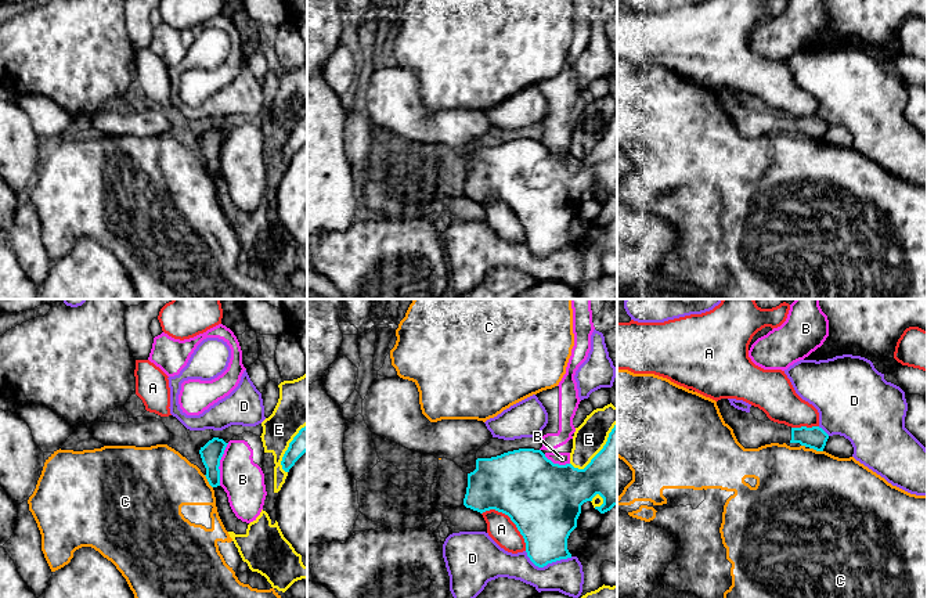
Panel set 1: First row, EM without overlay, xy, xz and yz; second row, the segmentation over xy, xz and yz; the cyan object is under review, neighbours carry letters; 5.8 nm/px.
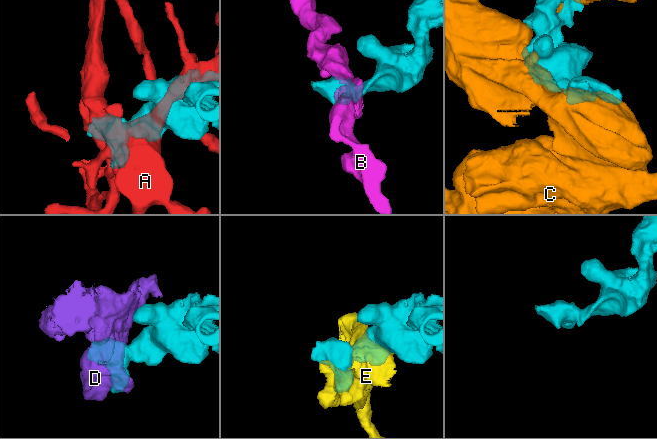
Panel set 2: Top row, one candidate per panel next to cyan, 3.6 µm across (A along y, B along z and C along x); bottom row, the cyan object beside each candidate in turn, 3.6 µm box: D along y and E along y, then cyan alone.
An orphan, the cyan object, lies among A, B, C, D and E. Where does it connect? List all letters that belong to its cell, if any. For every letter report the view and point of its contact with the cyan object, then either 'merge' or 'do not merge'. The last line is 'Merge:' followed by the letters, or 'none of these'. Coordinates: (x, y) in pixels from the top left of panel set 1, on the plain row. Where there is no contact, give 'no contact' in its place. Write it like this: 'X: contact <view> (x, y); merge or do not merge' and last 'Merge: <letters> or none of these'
A: contact xz (511, 209); do not merge
B: contact xy (219, 154); do not merge
C: contact yz (817, 140); do not merge
D: contact xz (547, 254); do not merge
E: contact xz (599, 141); do not merge
Merge: none of these

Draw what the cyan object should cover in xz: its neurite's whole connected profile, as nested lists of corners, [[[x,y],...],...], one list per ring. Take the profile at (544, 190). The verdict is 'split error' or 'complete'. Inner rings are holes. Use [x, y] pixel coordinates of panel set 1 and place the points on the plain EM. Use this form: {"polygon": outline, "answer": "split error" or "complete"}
{"polygon": [[[378,65],[375,72],[362,90],[362,107],[372,123],[380,126],[385,132],[392,130],[408,140],[421,144],[432,144],[436,148],[454,151],[468,165],[468,177],[464,195],[480,203],[495,199],[511,208],[524,228],[526,242],[530,251],[544,257],[548,253],[571,248],[567,239],[567,228],[577,217],[577,209],[581,203],[581,195],[599,184],[603,188],[600,197],[595,197],[600,203],[610,201],[617,195],[617,114],[609,123],[603,138],[584,158],[574,158],[571,154],[553,154],[541,140],[519,138],[491,148],[477,148],[477,140],[493,129],[491,122],[483,111],[477,109],[441,109],[430,112],[421,100],[419,82],[415,72],[400,66],[386,68]]], "answer": "split error"}

